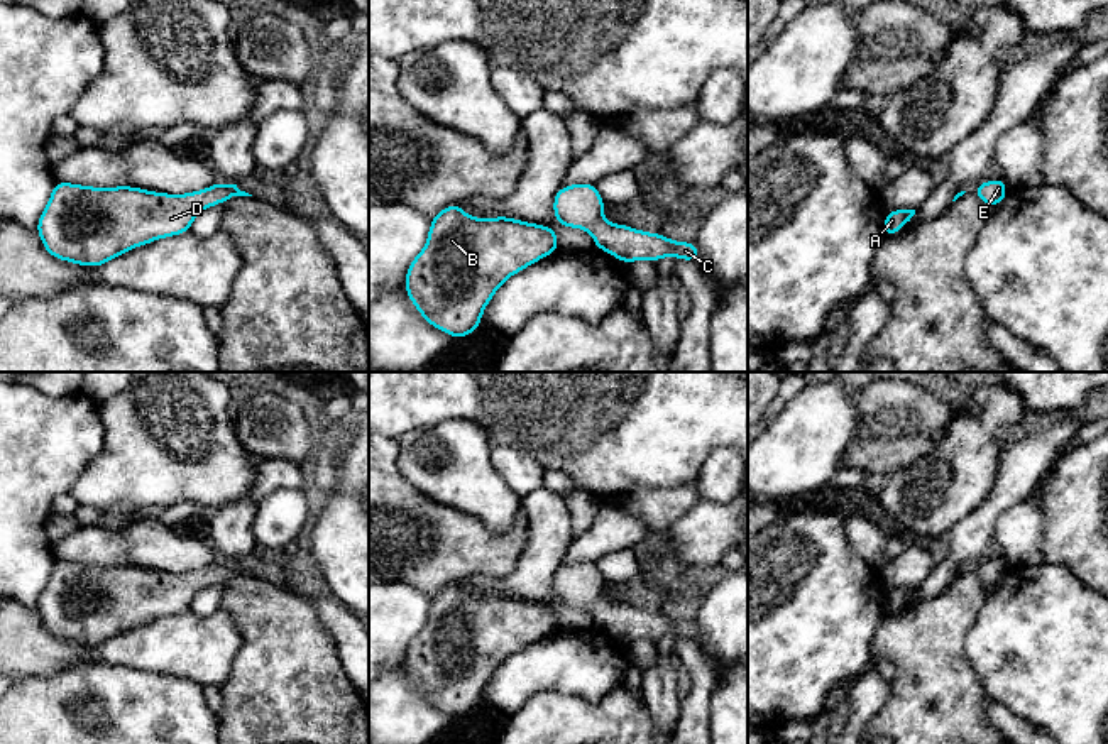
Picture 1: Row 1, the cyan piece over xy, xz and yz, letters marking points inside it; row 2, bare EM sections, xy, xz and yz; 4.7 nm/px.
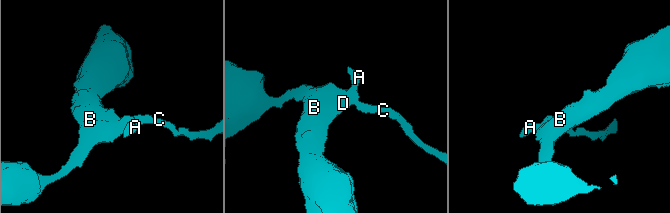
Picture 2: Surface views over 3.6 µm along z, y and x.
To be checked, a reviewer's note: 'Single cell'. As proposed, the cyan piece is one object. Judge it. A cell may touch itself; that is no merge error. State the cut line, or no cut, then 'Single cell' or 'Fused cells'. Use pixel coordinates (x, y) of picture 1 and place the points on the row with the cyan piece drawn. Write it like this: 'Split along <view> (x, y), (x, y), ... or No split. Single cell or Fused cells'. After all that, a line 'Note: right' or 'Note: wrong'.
No split. Single cell
Note: right

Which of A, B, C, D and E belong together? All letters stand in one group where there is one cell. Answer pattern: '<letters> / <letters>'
A B C D E

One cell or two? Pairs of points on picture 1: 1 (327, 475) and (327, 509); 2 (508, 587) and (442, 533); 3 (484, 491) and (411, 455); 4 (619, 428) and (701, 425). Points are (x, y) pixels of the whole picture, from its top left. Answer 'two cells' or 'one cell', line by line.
1: two cells
2: two cells
3: one cell
4: one cell

